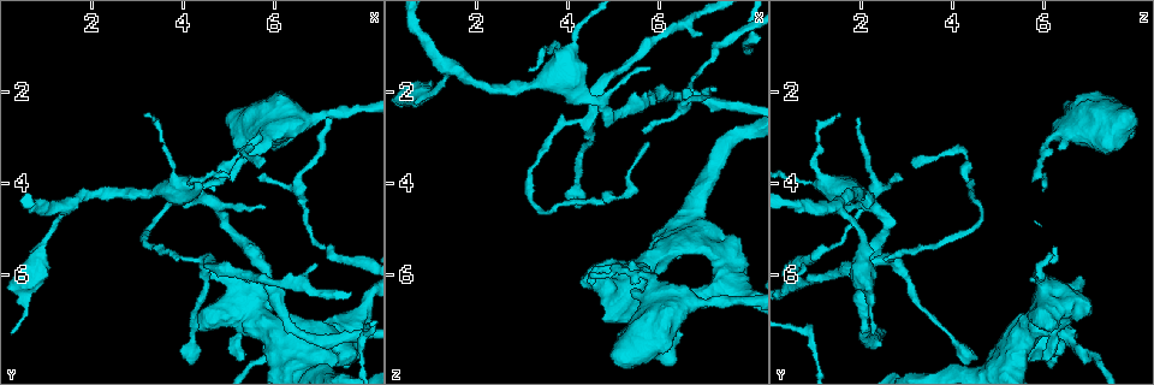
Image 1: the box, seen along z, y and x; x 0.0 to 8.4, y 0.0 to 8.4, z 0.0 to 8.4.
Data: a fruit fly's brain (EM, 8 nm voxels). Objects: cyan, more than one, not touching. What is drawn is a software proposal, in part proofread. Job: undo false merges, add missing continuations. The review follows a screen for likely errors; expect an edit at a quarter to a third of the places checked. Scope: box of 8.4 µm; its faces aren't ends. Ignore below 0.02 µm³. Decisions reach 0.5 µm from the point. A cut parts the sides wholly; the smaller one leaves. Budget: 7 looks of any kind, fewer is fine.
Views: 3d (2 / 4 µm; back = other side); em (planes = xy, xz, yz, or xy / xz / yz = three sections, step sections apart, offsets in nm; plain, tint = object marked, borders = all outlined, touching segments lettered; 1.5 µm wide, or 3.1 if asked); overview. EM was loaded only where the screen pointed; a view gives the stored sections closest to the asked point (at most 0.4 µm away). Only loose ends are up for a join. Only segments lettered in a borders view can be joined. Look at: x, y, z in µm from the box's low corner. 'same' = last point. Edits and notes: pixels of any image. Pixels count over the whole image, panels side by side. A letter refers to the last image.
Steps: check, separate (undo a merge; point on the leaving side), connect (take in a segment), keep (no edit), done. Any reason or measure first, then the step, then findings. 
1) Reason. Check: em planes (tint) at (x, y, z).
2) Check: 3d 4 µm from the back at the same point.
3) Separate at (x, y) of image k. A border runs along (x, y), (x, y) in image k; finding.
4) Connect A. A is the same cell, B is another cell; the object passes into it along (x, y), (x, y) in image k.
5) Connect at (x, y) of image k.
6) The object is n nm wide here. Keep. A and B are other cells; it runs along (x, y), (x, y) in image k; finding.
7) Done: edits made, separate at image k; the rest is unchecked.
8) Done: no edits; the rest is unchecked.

An open end. Check: 3d 4 µm at (7.10, 2.60, 2.00).

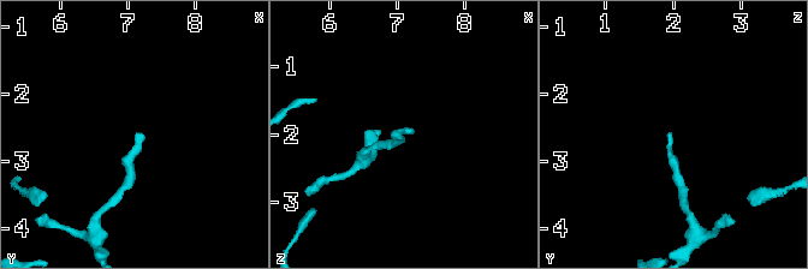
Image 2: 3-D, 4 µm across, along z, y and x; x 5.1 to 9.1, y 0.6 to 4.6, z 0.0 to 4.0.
Need the tissue. Check: em xy step 4 (borders) at (7.15, 2.55, 1.95).

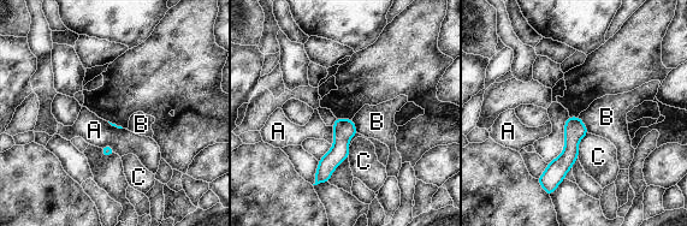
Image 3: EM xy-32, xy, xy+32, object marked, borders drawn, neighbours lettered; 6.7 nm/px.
Check: em planes (borders) at the same point.

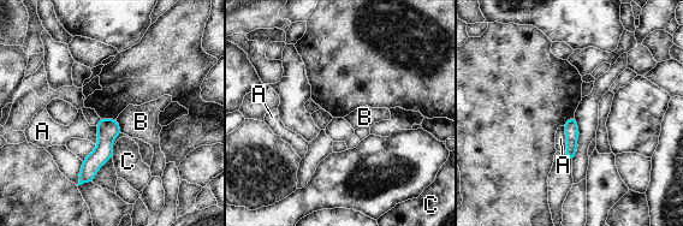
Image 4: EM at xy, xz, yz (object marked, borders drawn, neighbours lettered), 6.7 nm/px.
Keep. A, B and C are other cells; a border runs along (116, 119), (122, 132) in image 4; none of them fits.

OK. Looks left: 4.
Thick turns thin. Check: em planes (borders) at (0.80, 5.50, 2.05).

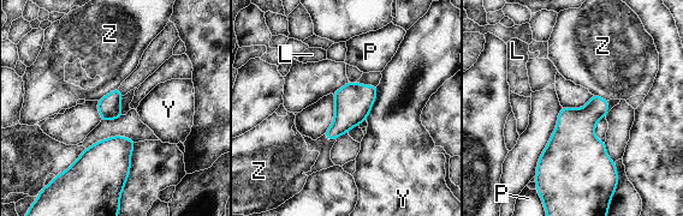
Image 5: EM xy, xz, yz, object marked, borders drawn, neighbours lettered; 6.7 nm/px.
Keep. L, P, Y and Z are other cells; a border runs along (118, 86), (98, 100) in image 5; all the same neuron.

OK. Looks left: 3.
Branch stops here. Check: em planes (borders) at (4.50, 5.50, 6.15).

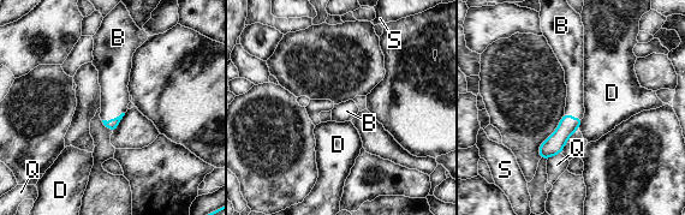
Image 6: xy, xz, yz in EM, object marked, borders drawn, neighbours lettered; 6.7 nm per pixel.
Connect B. B is the same cell, D, Q and S are other cells; the object passes into it along (113, 123), (113, 118), (113, 81) in image 6; it goes on there.

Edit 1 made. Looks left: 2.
Done: edits made, connect at image 6; the rest is unchecked.

